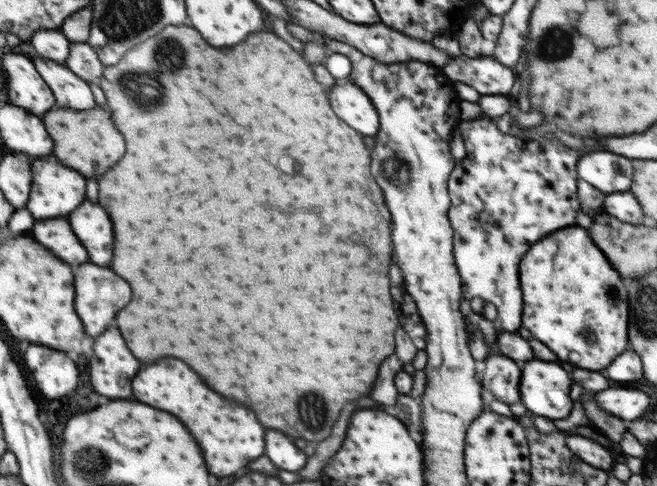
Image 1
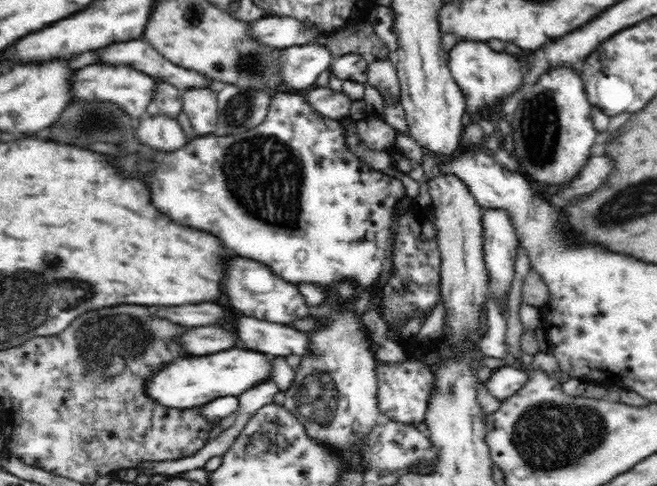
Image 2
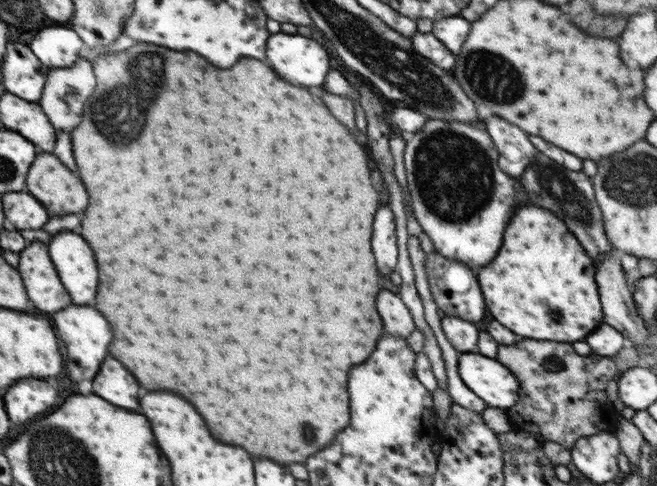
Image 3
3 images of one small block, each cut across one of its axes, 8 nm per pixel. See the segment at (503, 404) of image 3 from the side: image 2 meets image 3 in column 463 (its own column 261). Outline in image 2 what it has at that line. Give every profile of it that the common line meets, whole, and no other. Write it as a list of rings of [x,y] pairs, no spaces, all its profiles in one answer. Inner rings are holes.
[[[234,347],[202,356],[181,356],[178,360],[166,363],[164,368],[160,368],[145,382],[145,393],[166,408],[182,411],[201,407],[214,398],[240,396],[251,386],[266,379],[271,379],[270,356],[243,347]]]

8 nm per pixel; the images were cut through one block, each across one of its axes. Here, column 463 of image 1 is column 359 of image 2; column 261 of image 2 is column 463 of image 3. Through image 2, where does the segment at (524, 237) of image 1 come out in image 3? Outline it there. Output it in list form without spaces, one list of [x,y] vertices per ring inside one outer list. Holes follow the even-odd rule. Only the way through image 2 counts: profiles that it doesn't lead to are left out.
[[[481,118],[474,124],[464,124],[458,120],[428,119],[422,130],[407,138],[404,168],[413,214],[432,240],[435,251],[441,256],[462,261],[472,265],[472,268],[480,268],[486,266],[498,254],[502,246],[504,228],[512,218],[514,208],[528,200],[518,180],[514,180],[500,169],[498,156],[496,145],[486,130],[486,122]]]

